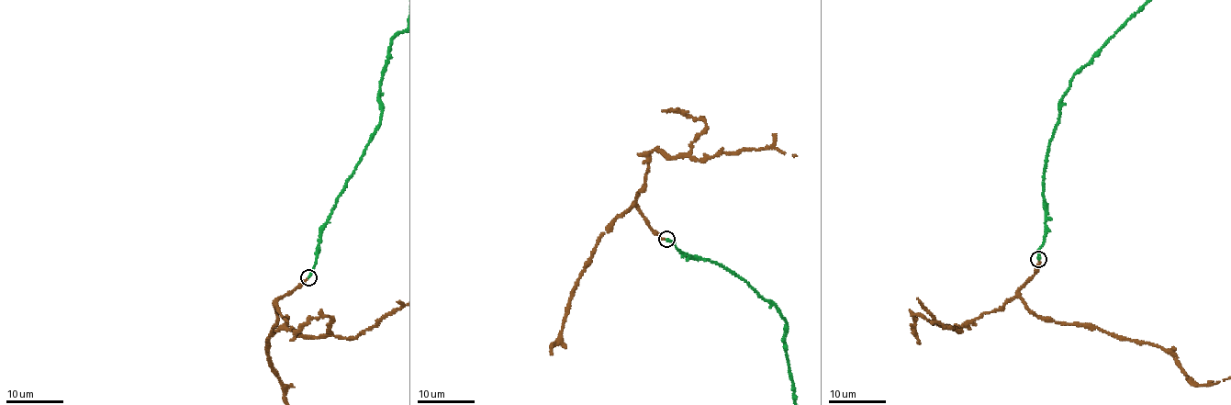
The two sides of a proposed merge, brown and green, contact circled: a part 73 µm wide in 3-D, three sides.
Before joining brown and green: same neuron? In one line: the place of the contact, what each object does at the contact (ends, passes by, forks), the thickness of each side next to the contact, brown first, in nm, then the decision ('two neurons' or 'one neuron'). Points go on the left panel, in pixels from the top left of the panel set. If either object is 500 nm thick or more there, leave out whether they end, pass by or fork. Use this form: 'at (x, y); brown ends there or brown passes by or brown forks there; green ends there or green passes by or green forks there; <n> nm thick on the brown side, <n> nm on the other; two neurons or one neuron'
at (308, 277); brown ends there; green ends there; 200 nm thick on the brown side, 280 nm on the other; one neuron

